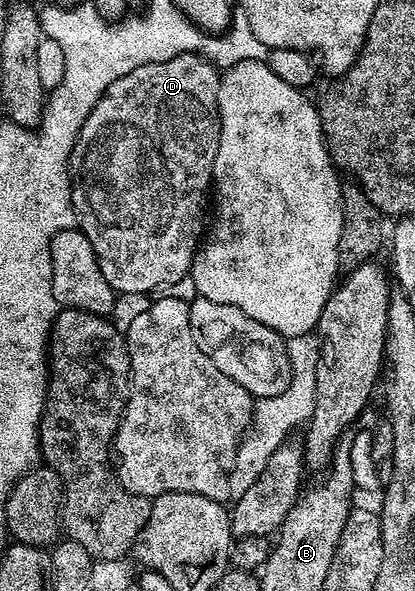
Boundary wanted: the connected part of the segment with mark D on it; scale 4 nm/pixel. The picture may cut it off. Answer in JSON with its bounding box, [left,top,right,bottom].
[67,54,220,293]

